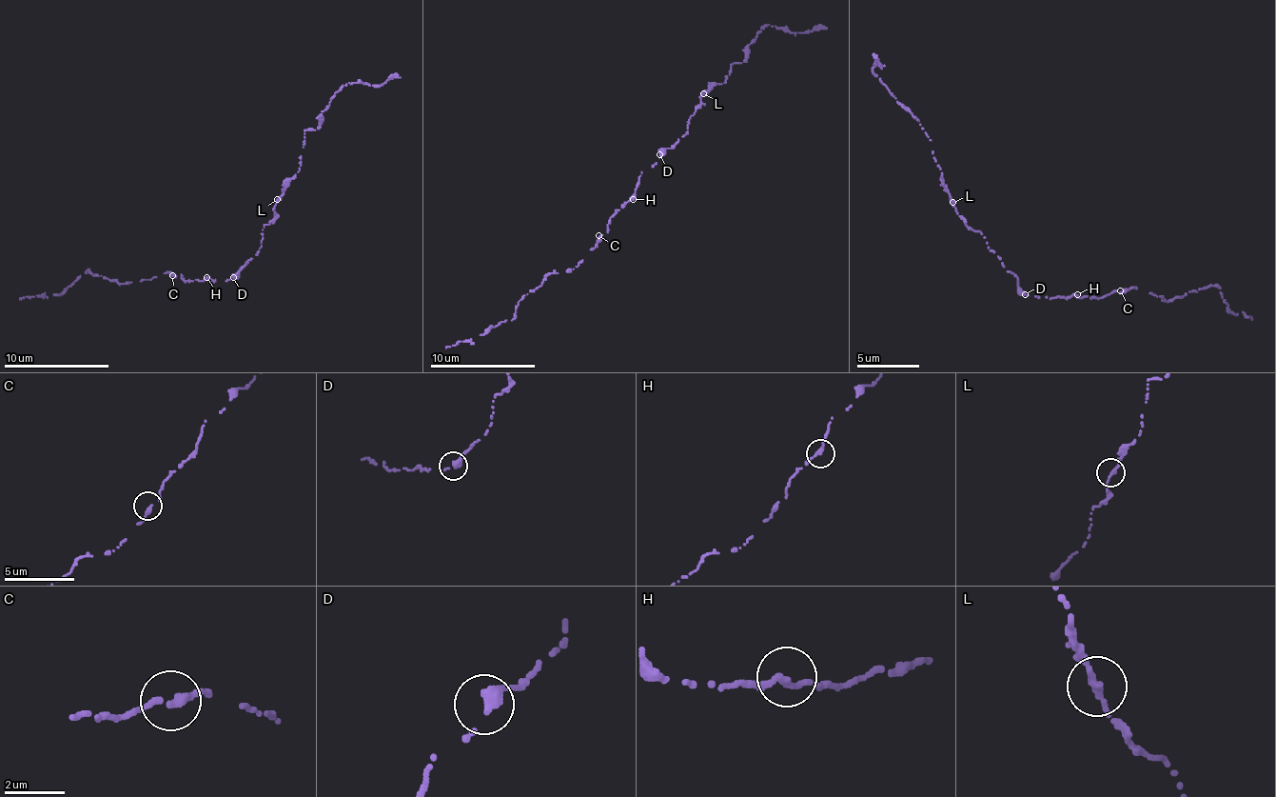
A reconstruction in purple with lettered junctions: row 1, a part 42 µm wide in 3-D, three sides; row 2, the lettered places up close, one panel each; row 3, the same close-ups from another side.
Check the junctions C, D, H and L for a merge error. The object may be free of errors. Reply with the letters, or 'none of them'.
none of them

